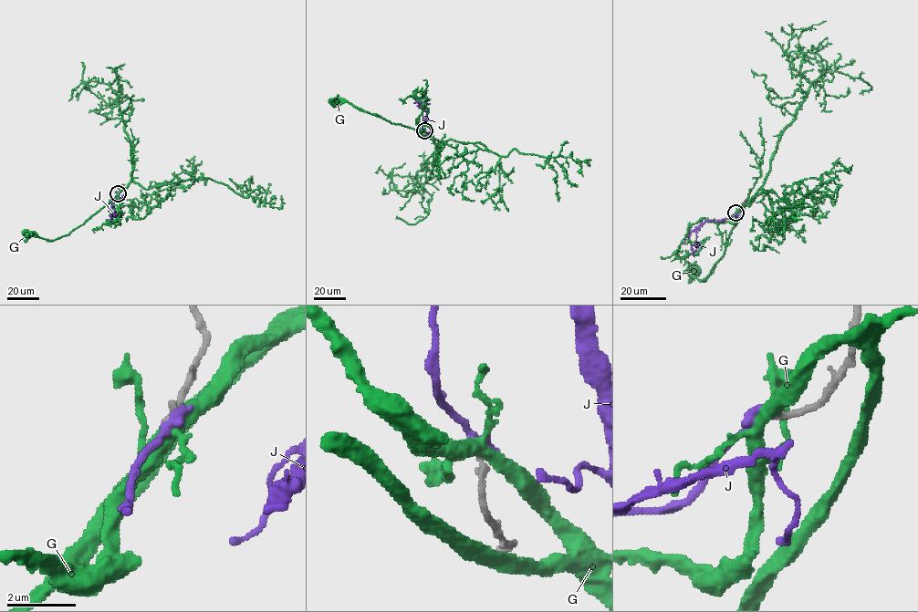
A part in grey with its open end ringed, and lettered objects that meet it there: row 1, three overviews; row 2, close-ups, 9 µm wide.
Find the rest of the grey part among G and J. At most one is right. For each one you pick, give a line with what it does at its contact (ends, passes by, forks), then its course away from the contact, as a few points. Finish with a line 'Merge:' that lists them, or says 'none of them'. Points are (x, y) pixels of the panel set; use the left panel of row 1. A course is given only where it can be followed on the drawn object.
Merge: none of them

